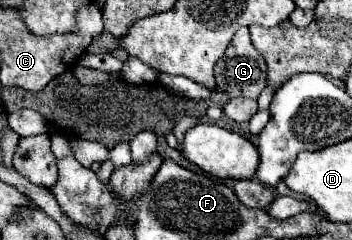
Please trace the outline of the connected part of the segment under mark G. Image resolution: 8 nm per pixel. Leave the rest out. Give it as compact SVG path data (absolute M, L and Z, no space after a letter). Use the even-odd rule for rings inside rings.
M240 27L224 57L214 65L216 87L230 97L258 99L266 87L266 61L250 41L248 27Z

